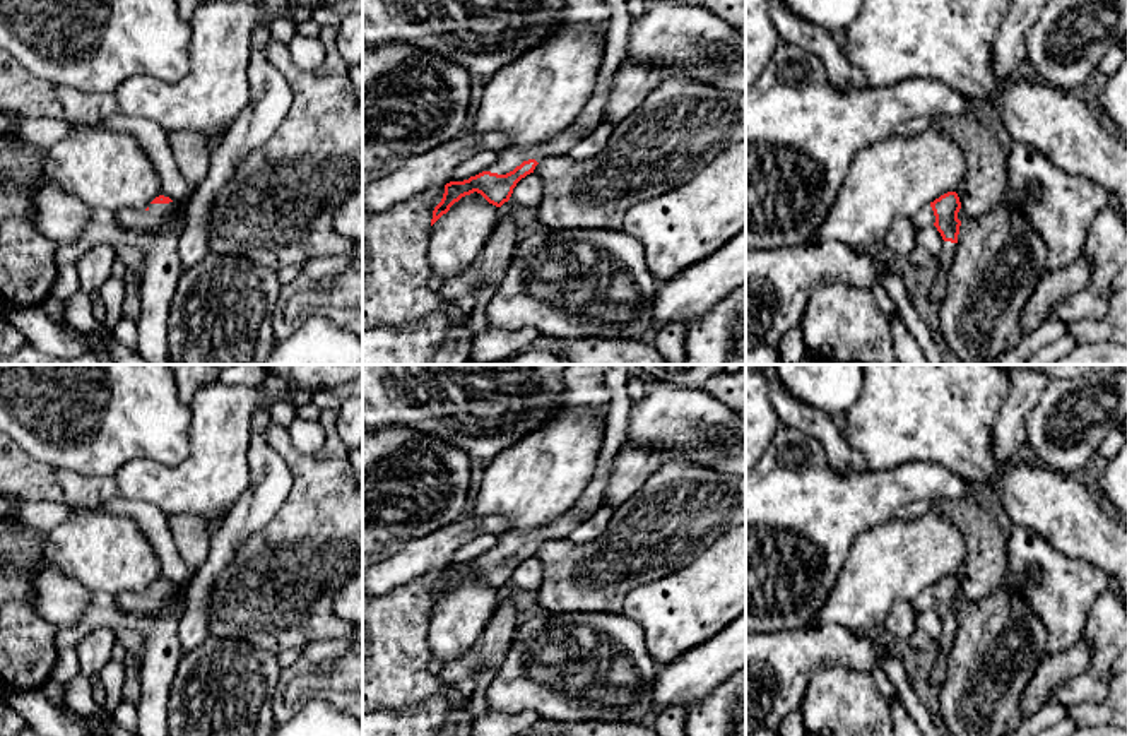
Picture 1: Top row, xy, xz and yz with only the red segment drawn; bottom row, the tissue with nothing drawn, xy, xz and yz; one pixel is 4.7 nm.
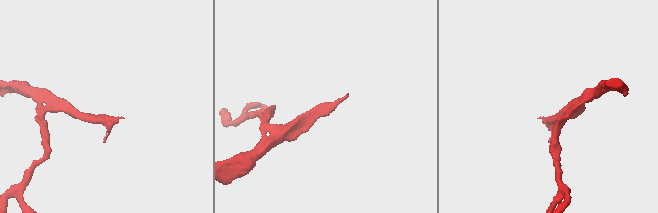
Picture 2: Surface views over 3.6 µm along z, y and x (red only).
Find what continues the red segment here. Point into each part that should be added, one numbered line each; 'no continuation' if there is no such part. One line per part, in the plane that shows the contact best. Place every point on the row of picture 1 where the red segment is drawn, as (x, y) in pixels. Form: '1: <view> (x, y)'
1: xz (560, 144)
2: yz (944, 261)

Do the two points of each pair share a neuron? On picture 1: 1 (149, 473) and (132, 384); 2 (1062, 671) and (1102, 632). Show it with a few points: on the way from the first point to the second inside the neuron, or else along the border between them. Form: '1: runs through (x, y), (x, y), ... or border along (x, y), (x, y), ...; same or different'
1: border along (185, 457), (177, 464), (130, 459), (115, 476); different
2: border along (1083, 637), (1091, 647), (1091, 661), (1066, 678); different

